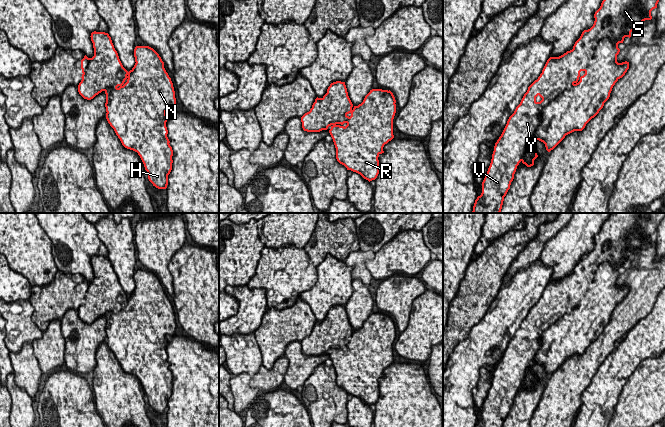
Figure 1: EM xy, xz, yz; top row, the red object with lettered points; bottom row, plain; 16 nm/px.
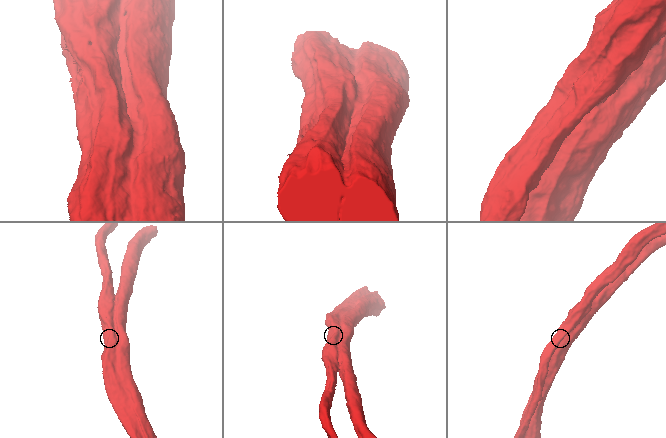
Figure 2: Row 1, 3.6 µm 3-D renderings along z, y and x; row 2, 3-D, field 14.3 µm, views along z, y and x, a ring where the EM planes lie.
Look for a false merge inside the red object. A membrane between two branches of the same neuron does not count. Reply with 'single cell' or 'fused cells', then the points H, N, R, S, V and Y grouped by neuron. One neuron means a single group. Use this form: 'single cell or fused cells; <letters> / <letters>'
fused cells; H N R / S V Y

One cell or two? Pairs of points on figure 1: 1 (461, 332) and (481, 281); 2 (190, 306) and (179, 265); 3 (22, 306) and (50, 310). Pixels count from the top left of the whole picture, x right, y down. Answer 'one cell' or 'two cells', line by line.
1: one cell
2: one cell
3: two cells

